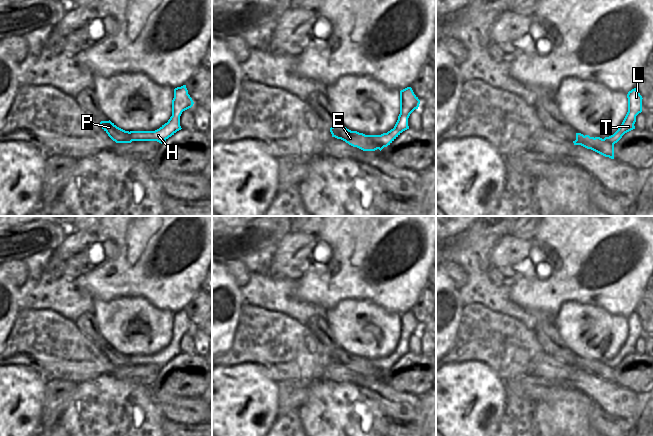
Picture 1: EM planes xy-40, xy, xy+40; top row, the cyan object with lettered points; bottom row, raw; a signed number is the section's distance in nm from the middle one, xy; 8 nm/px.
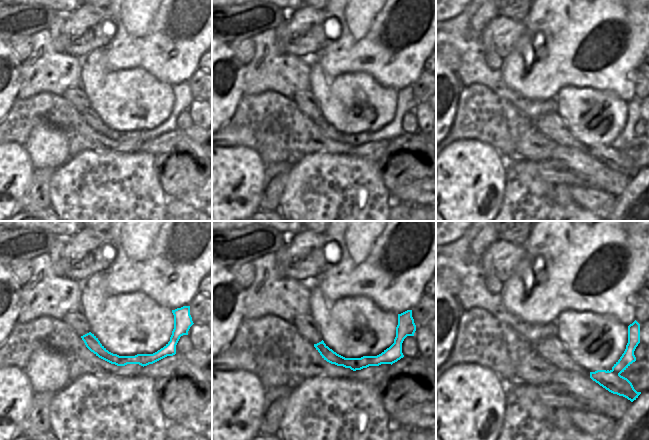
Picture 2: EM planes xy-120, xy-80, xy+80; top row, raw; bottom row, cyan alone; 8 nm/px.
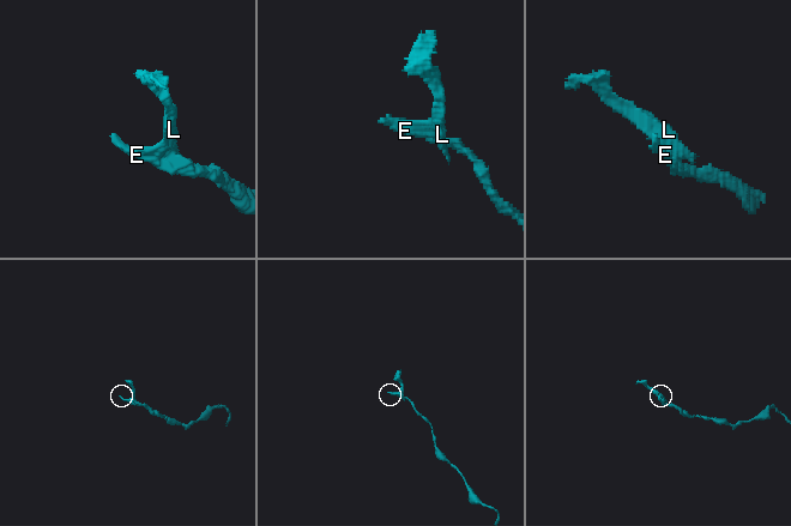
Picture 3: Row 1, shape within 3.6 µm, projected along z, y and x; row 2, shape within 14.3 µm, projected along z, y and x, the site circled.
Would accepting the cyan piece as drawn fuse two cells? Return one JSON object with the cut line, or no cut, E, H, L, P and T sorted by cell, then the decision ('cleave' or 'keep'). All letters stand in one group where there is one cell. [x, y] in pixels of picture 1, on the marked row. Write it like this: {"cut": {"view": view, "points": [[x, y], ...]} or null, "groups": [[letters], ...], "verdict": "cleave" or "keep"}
{"cut": {"view": "xy", "points": [[359, 133], [361, 136], [383, 147]]}, "groups": [["E", "P"], ["H", "L", "T"]], "verdict": "cleave"}

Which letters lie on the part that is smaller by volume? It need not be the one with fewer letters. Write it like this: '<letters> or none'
H, L, T

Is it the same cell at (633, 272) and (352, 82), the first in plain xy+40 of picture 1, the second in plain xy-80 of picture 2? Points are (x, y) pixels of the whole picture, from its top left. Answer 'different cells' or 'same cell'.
different cells

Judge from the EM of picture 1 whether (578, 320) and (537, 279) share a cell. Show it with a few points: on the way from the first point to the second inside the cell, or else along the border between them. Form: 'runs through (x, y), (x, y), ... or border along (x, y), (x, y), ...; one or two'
border along (586, 304), (565, 301), (553, 316); two

